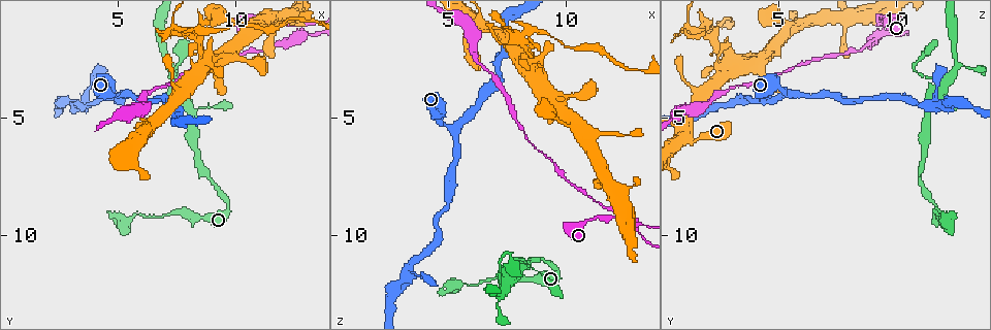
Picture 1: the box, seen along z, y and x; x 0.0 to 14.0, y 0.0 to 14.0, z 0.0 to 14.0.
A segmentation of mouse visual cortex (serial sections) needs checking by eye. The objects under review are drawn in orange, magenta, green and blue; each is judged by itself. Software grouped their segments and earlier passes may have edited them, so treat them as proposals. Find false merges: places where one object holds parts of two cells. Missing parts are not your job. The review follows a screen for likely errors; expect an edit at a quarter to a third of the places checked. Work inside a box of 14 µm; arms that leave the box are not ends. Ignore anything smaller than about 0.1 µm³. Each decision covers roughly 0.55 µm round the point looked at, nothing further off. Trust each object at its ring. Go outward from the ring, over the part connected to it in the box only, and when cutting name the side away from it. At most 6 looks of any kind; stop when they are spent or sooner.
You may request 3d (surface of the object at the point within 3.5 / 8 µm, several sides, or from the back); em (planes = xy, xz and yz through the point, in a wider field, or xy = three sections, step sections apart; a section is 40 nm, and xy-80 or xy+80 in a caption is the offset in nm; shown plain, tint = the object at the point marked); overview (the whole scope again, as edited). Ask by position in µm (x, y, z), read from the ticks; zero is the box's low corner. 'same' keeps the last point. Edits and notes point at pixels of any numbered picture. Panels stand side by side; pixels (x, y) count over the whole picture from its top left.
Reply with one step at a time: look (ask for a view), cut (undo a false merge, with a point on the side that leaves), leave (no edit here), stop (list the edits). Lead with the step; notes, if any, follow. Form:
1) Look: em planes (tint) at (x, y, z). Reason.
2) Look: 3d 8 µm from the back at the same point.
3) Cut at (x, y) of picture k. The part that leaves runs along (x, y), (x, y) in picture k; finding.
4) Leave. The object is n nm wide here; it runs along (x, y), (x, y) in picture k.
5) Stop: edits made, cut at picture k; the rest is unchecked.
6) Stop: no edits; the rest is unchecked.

Look: 3d 3.5 µm at (6.1, 5.7, 1.1). Thick turns thin.

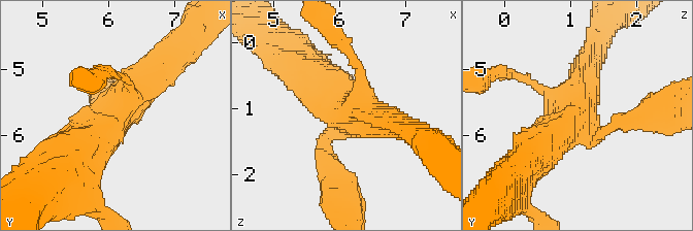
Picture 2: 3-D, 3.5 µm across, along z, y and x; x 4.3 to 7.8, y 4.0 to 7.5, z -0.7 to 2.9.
Look: em xy step 5 (tint) at (6.05, 5.75, 1.05). 4 arms meet here; the arms are 150, 200, 500, 600 nm wide.

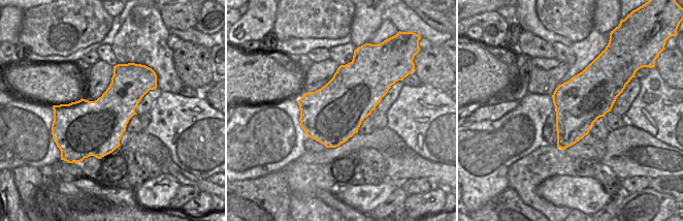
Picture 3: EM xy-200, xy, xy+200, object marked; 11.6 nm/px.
Leave. It runs along (94, 121), (107, 139), (161, 70) in picture 2; continuous, no second cell.

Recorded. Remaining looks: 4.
Look: 3d 3.5 µm at (5.0, 4.1, 5.3). Branch point.

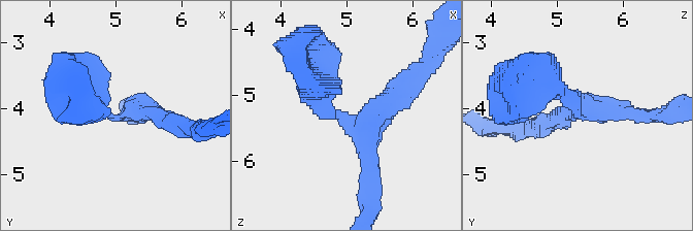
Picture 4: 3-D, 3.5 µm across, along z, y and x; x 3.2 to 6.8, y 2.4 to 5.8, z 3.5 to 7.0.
Look: em xy step 3 (tint) at (4.90, 4.10, 5.35). 3 arms meet here; the arms are 250, 250, 350 nm wide.

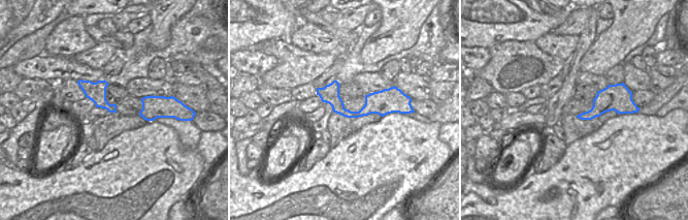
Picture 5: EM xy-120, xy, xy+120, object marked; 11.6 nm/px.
Leave. It runs along (306, 75), (319, 102), (366, 133), (369, 168) in picture 4; all the same cell.

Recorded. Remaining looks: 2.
Look: 3d 3.5 µm at (5.8, 9.1, 12.0). Narrows sharply.

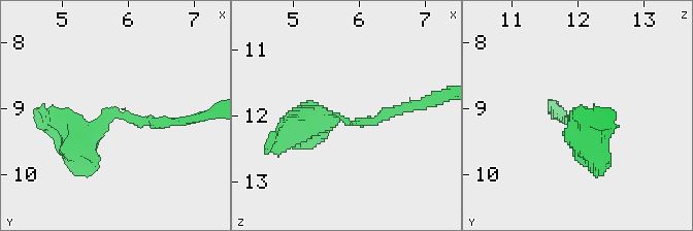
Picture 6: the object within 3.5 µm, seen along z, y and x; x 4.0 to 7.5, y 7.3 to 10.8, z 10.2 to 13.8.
Look: em xy step 1 (tint) at (5.80, 9.20, 12.05).

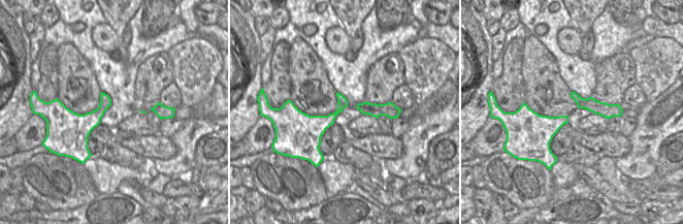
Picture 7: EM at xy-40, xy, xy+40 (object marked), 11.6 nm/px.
Leave. The object is 140 nm wide here; it runs along (411, 106), (373, 122), (310, 122), (288, 142) in picture 6; one cell here.

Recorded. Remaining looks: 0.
Stop: no edits; the rest is unchecked.

